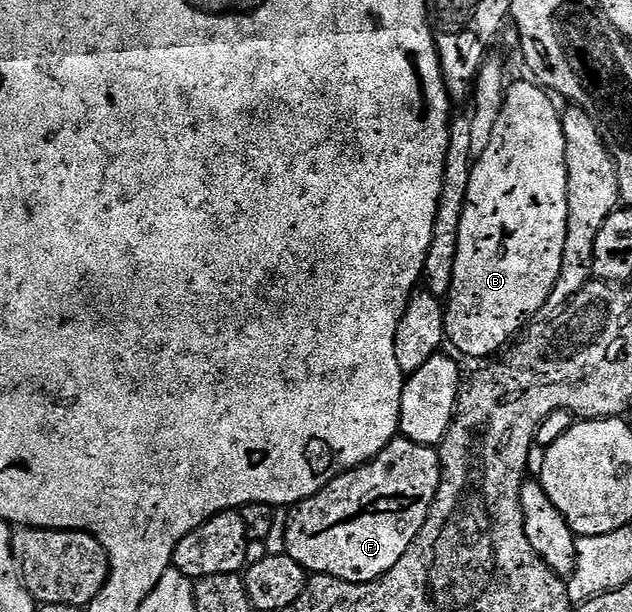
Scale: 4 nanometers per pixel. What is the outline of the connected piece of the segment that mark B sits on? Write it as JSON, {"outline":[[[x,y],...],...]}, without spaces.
{"outline":[[[526,80],[520,81],[519,84],[511,83],[505,89],[505,107],[500,110],[488,148],[480,159],[473,161],[466,204],[463,206],[463,216],[460,218],[455,270],[452,274],[450,293],[444,300],[445,339],[450,344],[454,343],[455,350],[463,352],[466,356],[490,358],[501,353],[511,343],[512,338],[517,337],[537,317],[534,315],[542,307],[544,309],[547,307],[552,290],[556,286],[556,278],[560,274],[560,262],[564,258],[564,238],[568,234],[568,170],[562,118],[559,109],[554,109],[553,102],[549,100],[550,96],[537,83]]]}

